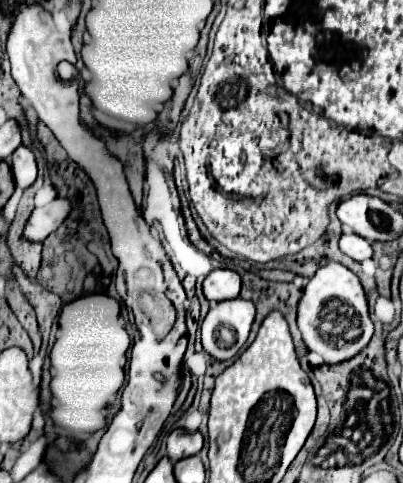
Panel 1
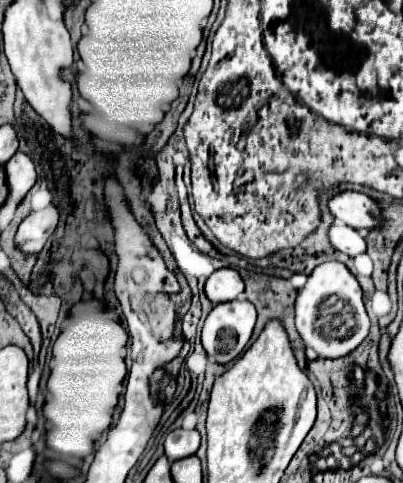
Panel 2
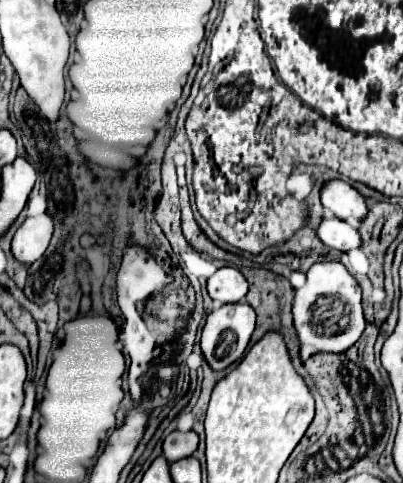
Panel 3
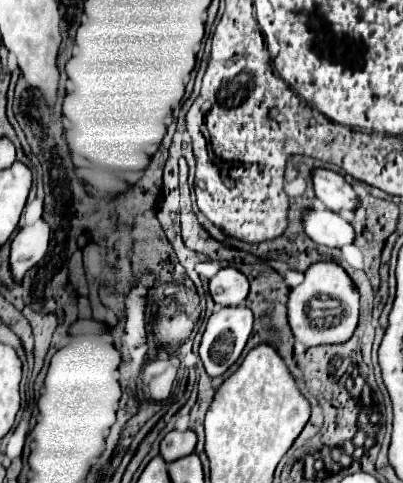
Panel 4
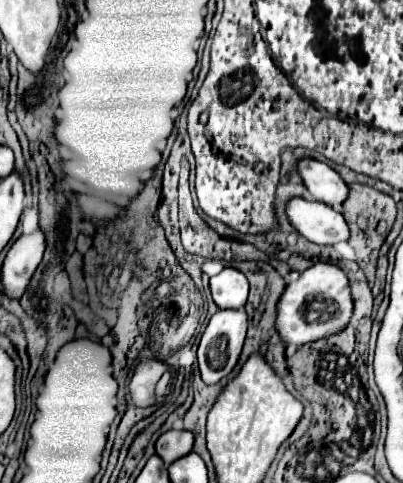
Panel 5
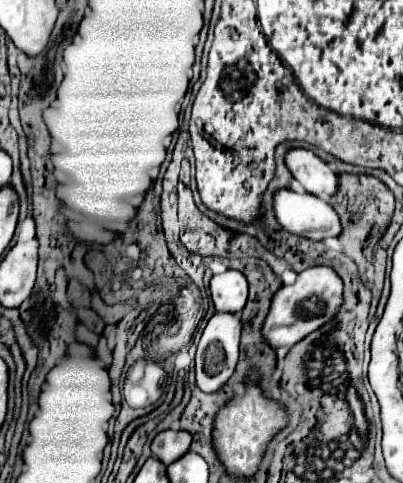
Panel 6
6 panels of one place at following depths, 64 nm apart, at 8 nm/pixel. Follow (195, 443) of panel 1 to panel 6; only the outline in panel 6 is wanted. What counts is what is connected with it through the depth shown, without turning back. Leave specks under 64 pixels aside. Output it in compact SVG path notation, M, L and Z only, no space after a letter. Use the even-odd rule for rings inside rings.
M162 430L152 442L152 454L168 466L168 464L176 462L180 456L184 456L190 450L190 442L192 442L190 432Z

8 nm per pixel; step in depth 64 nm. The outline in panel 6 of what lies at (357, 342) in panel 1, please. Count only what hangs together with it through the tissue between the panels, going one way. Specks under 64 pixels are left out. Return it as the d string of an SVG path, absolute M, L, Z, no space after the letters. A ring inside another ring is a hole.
M312 266L298 274L296 282L290 286L282 286L280 292L272 298L272 308L268 314L268 320L264 322L264 338L274 348L292 348L300 340L304 340L308 334L320 330L328 322L332 322L340 306L344 302L344 282L340 276L336 276L336 270L330 266Z

